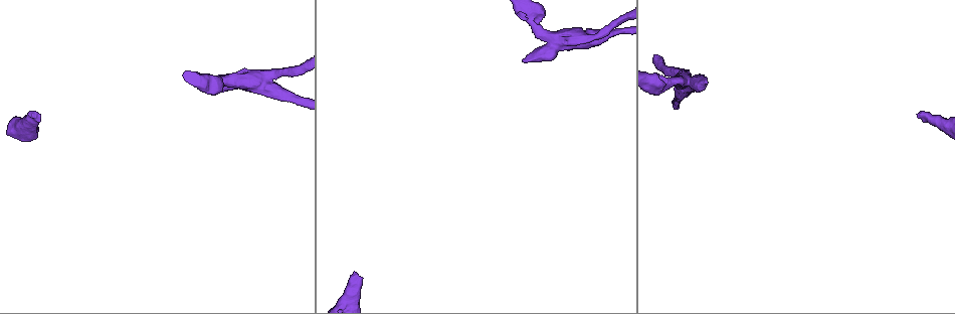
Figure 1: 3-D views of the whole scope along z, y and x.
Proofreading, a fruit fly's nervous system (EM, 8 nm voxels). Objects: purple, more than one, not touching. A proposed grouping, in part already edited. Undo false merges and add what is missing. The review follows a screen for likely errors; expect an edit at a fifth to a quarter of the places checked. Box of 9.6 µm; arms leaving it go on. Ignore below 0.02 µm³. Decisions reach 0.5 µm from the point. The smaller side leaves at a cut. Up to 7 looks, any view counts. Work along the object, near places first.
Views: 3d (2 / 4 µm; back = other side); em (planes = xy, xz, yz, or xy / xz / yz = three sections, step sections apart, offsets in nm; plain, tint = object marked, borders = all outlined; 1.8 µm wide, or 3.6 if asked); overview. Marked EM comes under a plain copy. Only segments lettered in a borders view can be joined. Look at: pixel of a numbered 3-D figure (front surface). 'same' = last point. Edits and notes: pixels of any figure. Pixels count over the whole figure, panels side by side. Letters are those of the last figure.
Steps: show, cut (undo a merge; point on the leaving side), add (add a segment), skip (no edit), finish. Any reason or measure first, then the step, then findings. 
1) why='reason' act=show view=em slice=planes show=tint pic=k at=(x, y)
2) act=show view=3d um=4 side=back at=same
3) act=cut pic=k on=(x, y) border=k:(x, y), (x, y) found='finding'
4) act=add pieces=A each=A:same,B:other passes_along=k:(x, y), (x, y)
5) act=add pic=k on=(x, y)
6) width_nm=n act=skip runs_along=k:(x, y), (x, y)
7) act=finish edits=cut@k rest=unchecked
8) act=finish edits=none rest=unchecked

why='an open end' act=show view=em slice=xy step=16 show=borders pic=1 at=(33, 112)

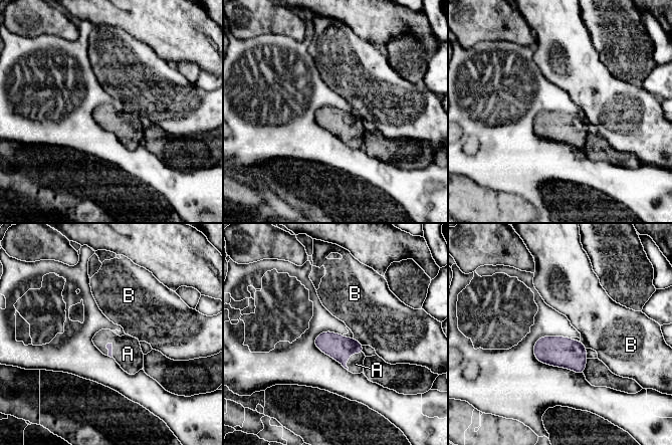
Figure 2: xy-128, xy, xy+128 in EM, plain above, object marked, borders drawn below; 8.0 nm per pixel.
act=show view=em slice=planes show=borders at=same

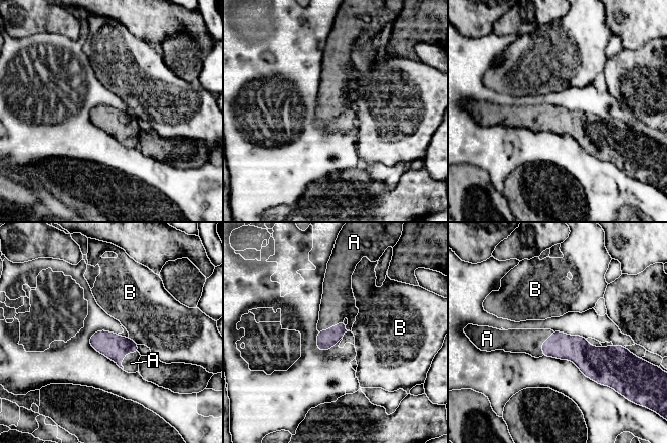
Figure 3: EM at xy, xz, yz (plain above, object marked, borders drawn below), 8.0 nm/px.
act=add pieces=A each=A:same,B:other found='the neuron continues'

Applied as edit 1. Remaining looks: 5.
why='redraw' act=show view=overview

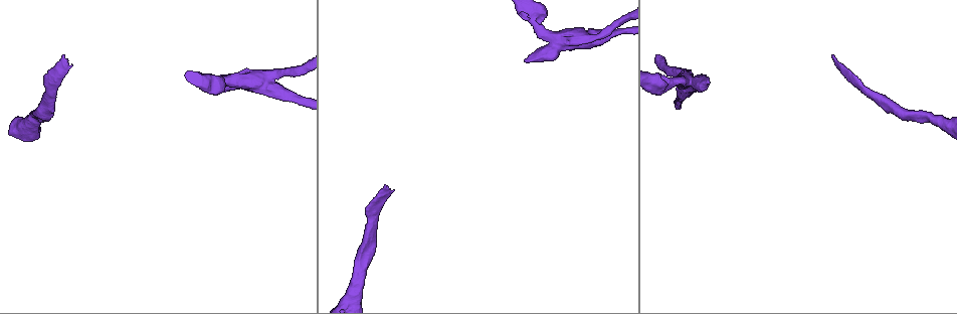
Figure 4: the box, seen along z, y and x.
why='an open end' act=show view=em slice=xz step=8 show=tint pic=4 at=(708, 84)

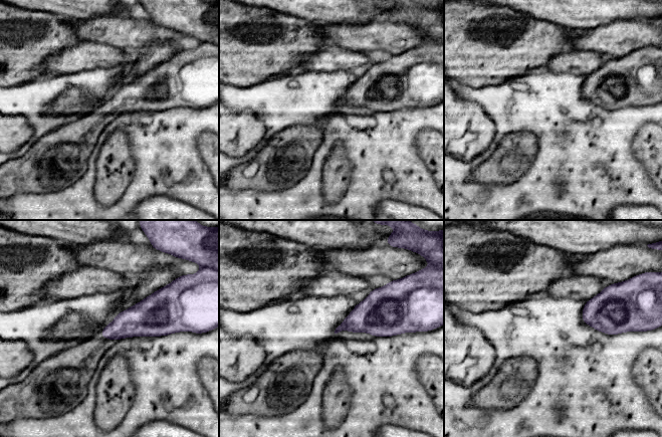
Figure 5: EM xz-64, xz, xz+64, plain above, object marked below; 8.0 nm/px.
act=show view=em slice=planes show=borders at=same

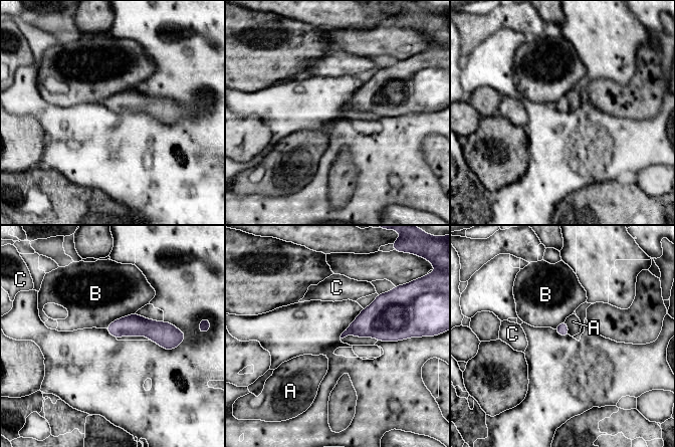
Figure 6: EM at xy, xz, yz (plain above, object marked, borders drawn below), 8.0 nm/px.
act=add pieces=A each=A:same,B:other,C:other passes_along=6:(563, 329), (568, 327), (573, 321) found='the neuron continues'

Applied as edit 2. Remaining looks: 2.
act=finish edits=add@3,add@6 rest=unchecked

